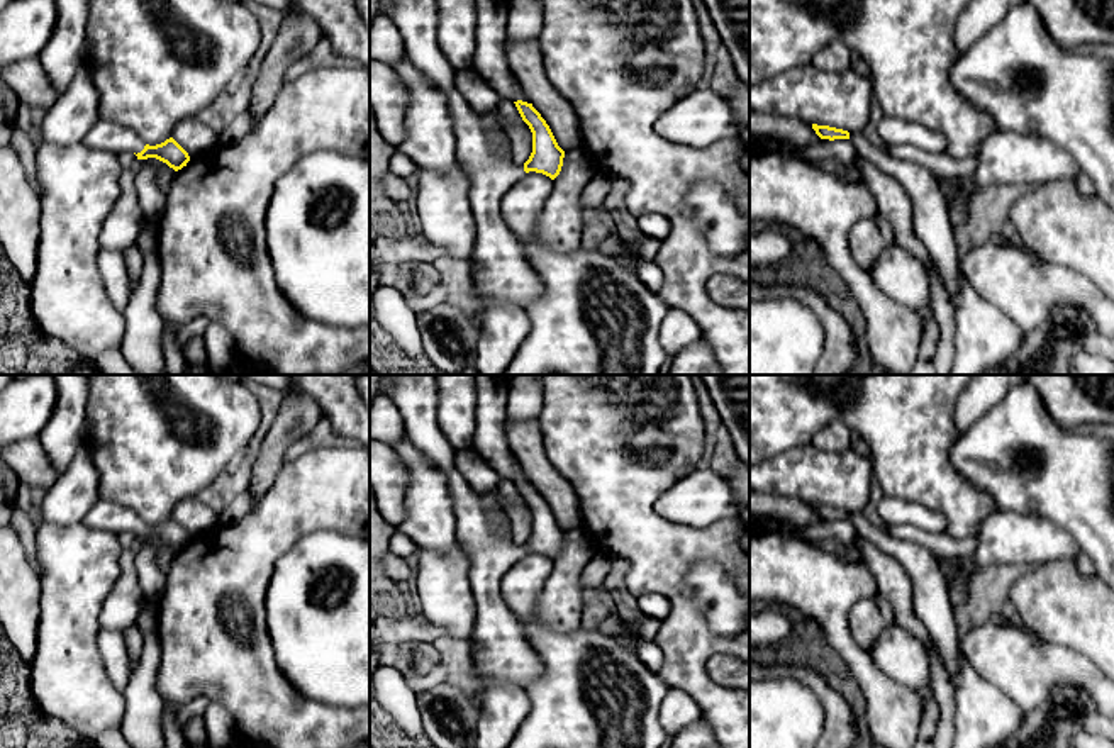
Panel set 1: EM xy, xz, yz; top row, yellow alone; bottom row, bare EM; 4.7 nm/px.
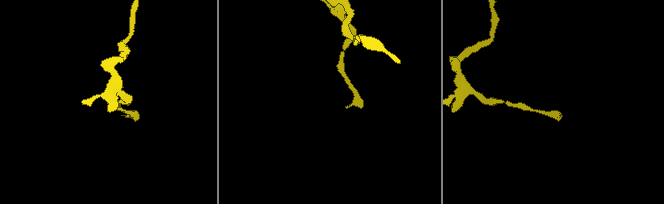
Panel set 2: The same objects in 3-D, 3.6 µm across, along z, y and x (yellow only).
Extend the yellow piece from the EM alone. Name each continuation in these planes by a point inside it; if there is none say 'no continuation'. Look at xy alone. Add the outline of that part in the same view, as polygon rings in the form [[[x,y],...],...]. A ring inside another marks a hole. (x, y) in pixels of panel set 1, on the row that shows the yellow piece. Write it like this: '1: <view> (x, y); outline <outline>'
1: xy (105, 136); outline [[[100,119],[85,136],[83,144],[92,149],[120,154],[124,151],[141,153],[144,141],[129,127]]]

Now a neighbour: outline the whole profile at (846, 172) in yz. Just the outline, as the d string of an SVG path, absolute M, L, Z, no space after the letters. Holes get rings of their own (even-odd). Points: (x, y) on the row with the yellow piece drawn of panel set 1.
M807 158L805 161L816 165L817 168L821 168L827 173L833 173L846 181L865 183L860 170L855 165L843 165L843 163L833 161L833 159L812 159L812 158Z

